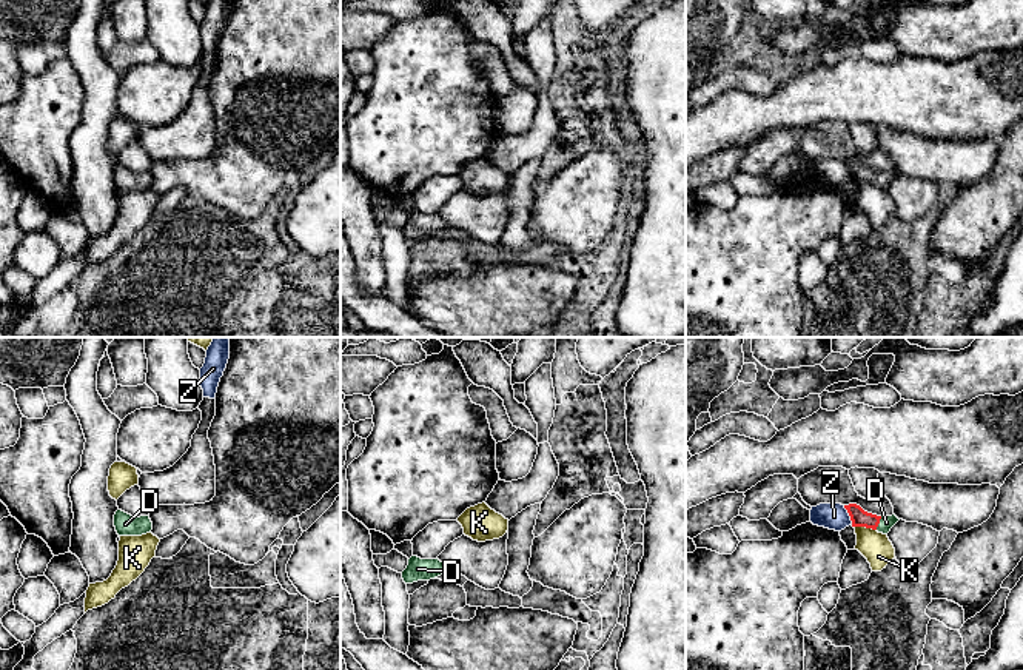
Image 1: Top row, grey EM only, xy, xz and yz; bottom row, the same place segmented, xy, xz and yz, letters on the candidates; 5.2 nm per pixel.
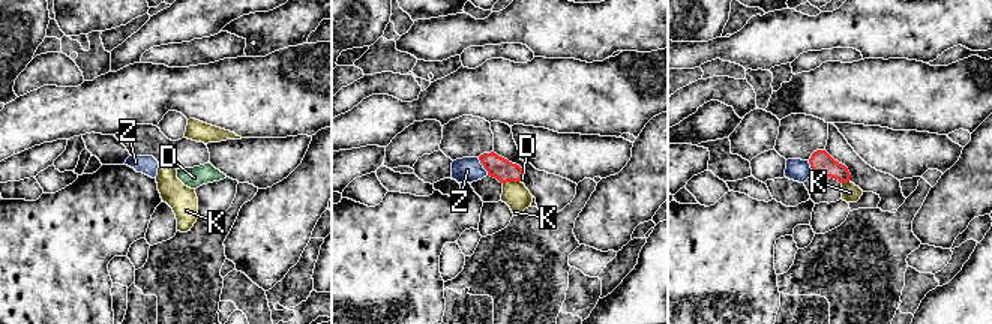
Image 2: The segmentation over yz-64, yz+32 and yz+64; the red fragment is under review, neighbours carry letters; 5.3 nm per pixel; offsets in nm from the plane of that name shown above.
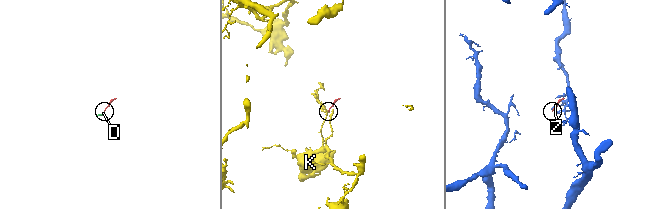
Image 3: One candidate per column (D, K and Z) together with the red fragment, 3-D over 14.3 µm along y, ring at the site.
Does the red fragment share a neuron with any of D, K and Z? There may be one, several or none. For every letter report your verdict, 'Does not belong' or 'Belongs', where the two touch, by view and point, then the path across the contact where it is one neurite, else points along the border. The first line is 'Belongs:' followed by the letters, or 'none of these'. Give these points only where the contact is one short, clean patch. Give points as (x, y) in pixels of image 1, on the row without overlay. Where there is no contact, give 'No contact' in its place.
Belongs: D
D: Belongs. Touches red at yz (878, 177). Path across: yz (860, 173), (878, 177), (886, 177)
K: Does not belong. Touches red at yz (865, 180). Boundary: yz (854, 180), (875, 185)
Z: Does not belong. Touches red at yz (849, 170)

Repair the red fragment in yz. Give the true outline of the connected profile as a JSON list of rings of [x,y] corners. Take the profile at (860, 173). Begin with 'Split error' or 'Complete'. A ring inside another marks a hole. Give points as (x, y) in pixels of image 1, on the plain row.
Split error. [[[857,159],[844,160],[844,163],[850,171],[852,182],[866,182],[866,183],[877,185],[878,188],[883,188],[883,189],[887,189],[891,183],[900,176],[895,169],[877,171],[877,169],[867,168]]]

